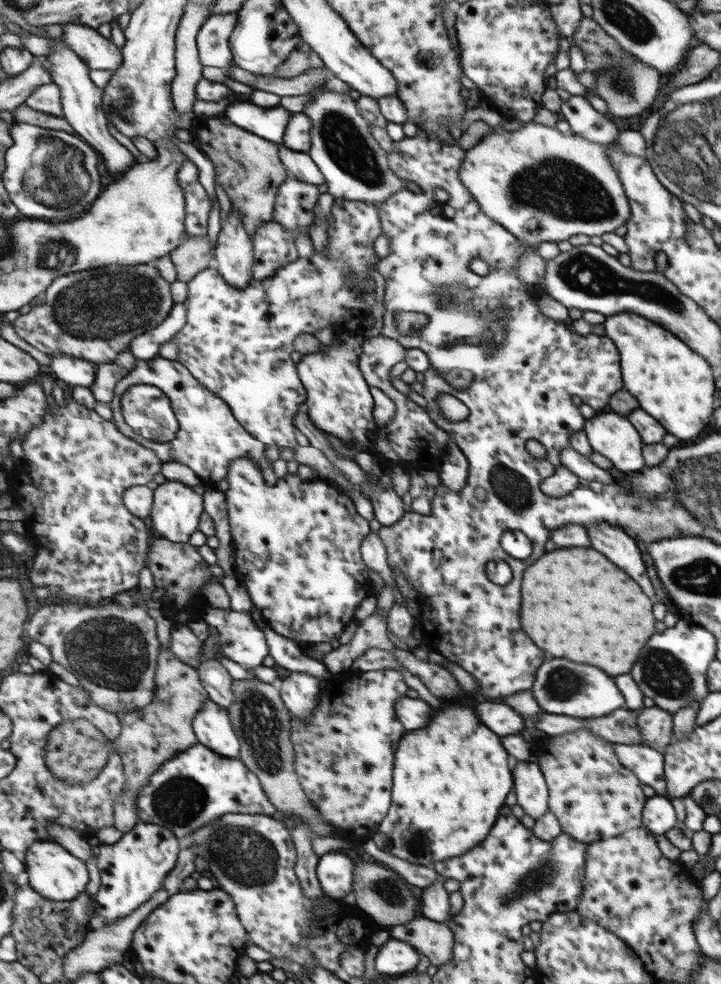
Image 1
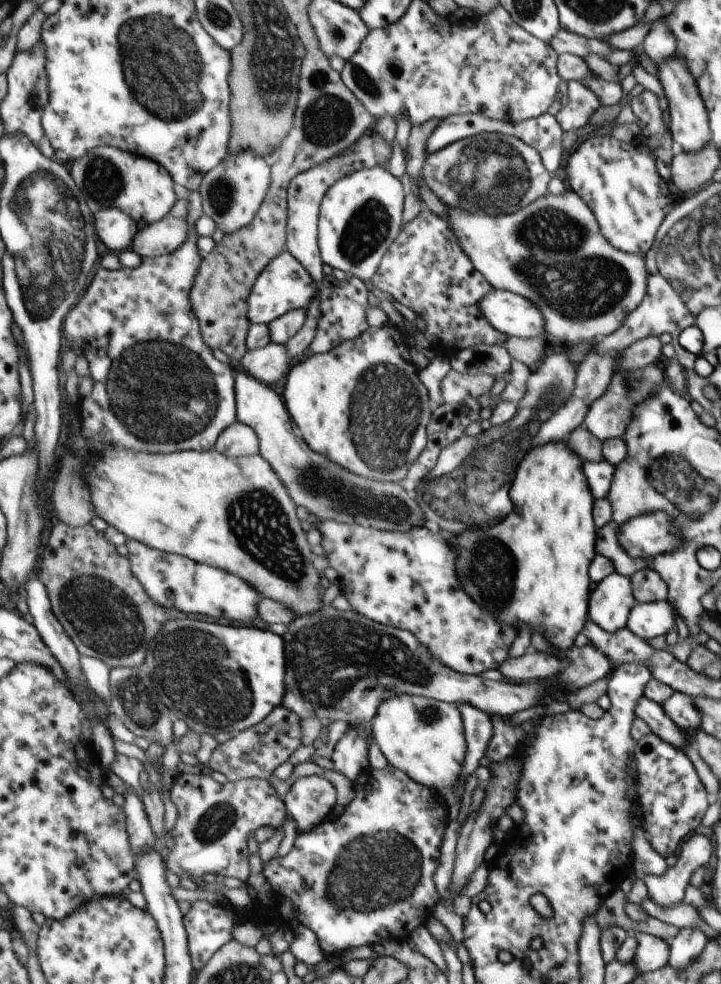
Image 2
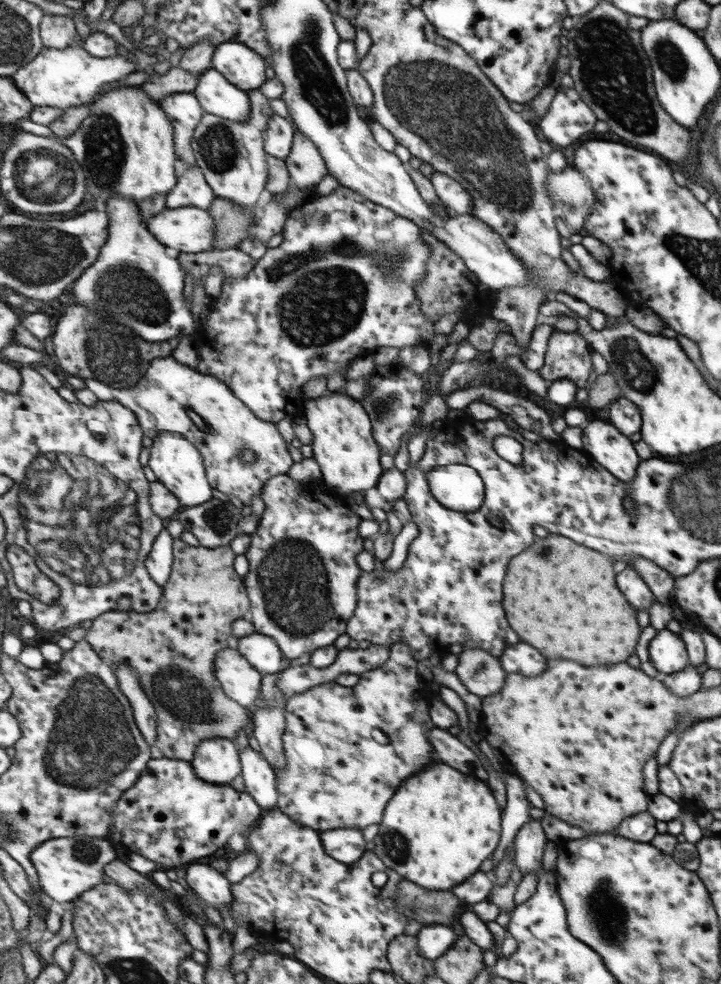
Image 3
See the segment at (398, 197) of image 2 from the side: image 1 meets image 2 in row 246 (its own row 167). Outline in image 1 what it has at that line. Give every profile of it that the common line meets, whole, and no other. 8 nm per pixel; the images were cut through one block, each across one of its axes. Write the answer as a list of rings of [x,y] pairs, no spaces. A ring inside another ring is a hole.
[[[321,91],[313,102],[304,109],[304,112],[315,122],[312,124],[313,147],[309,152],[327,176],[328,192],[336,199],[350,199],[372,203],[376,208],[384,204],[390,196],[404,187],[408,182],[398,178],[389,166],[388,152],[373,137],[372,126],[361,115],[357,99],[350,93],[336,93],[334,91]]]

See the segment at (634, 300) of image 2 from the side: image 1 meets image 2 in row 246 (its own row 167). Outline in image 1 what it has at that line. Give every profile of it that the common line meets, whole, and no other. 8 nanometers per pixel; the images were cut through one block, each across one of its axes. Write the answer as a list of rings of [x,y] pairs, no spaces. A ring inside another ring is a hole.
[[[530,121],[524,123],[522,128],[514,130],[514,132],[494,132],[494,134],[488,134],[479,140],[478,144],[475,144],[472,148],[466,151],[466,157],[460,175],[462,182],[467,186],[467,189],[473,194],[473,197],[479,202],[481,209],[491,219],[494,219],[495,223],[505,226],[506,230],[514,233],[523,245],[527,248],[528,252],[538,248],[541,242],[562,242],[562,240],[568,240],[576,234],[586,234],[586,236],[602,236],[606,232],[614,232],[618,226],[626,224],[632,217],[632,207],[629,205],[629,197],[624,189],[624,183],[621,181],[617,170],[615,170],[611,160],[609,158],[609,148],[605,144],[592,142],[578,134],[572,132],[562,134],[557,128],[549,128],[542,124],[534,123]]]

